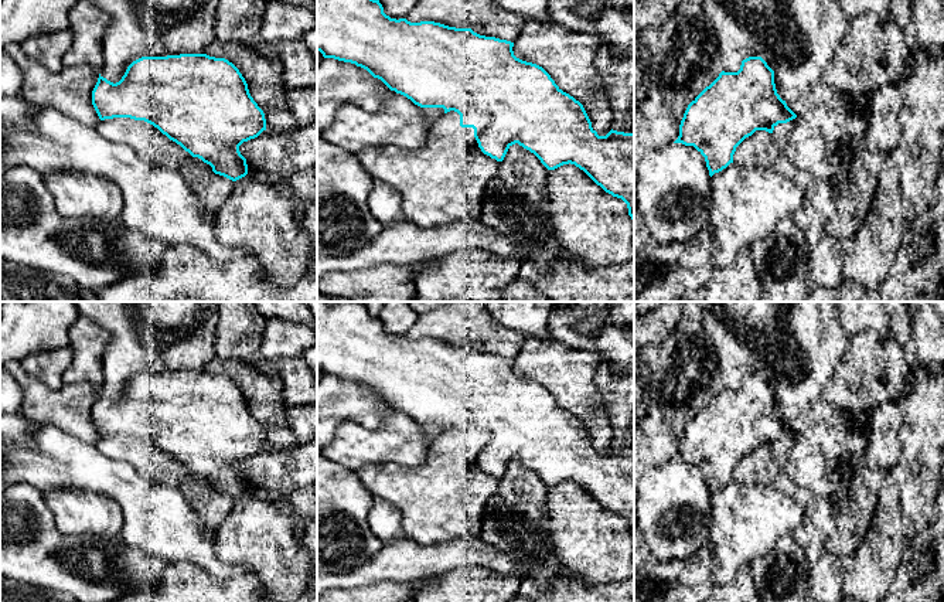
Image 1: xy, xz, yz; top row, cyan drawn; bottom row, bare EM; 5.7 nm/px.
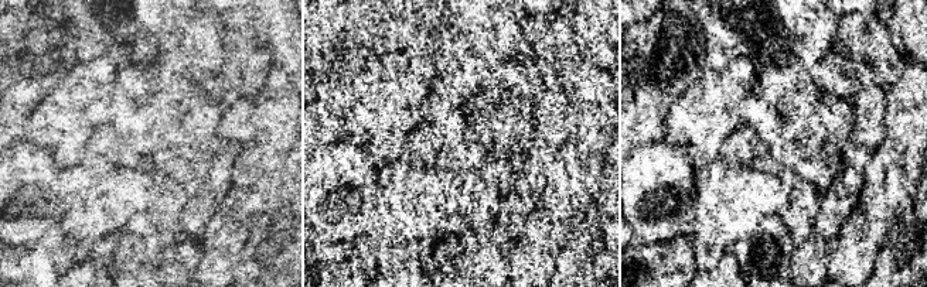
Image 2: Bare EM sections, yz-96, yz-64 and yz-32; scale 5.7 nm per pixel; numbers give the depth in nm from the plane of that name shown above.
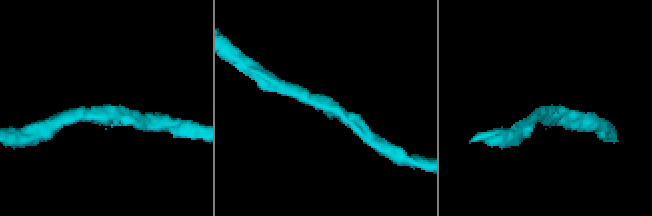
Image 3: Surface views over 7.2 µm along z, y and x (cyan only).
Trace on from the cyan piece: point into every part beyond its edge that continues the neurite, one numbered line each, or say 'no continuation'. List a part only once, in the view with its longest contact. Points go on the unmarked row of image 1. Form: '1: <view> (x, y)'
no continuation

